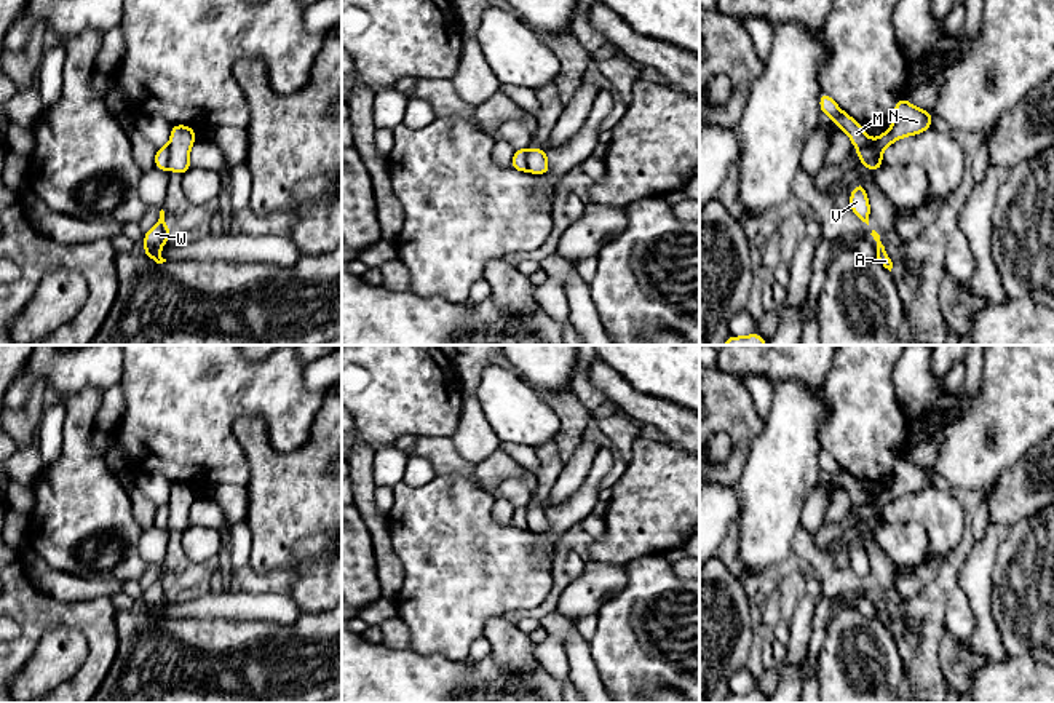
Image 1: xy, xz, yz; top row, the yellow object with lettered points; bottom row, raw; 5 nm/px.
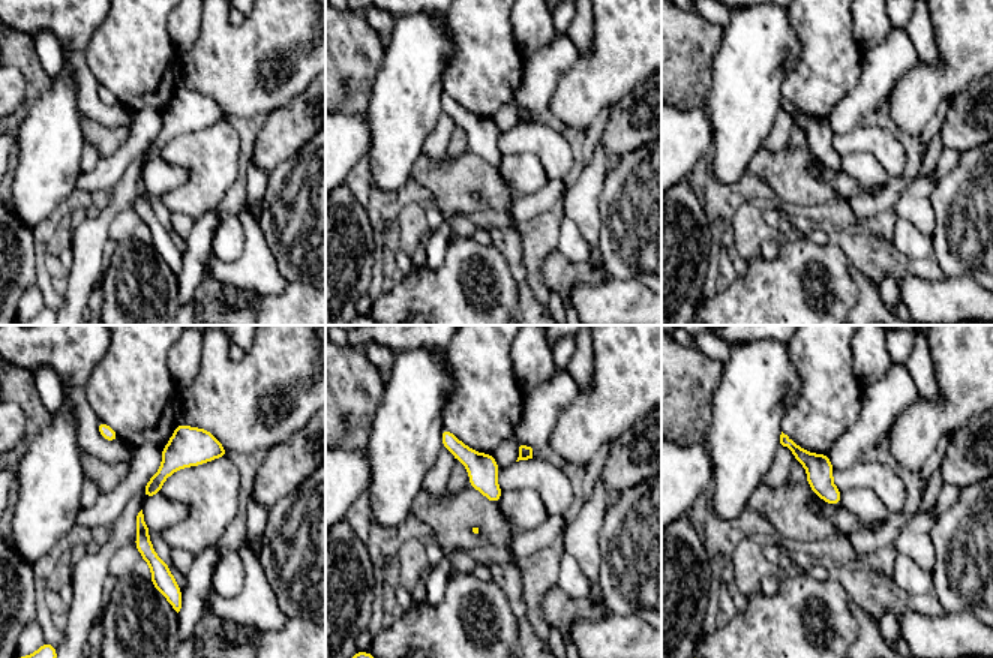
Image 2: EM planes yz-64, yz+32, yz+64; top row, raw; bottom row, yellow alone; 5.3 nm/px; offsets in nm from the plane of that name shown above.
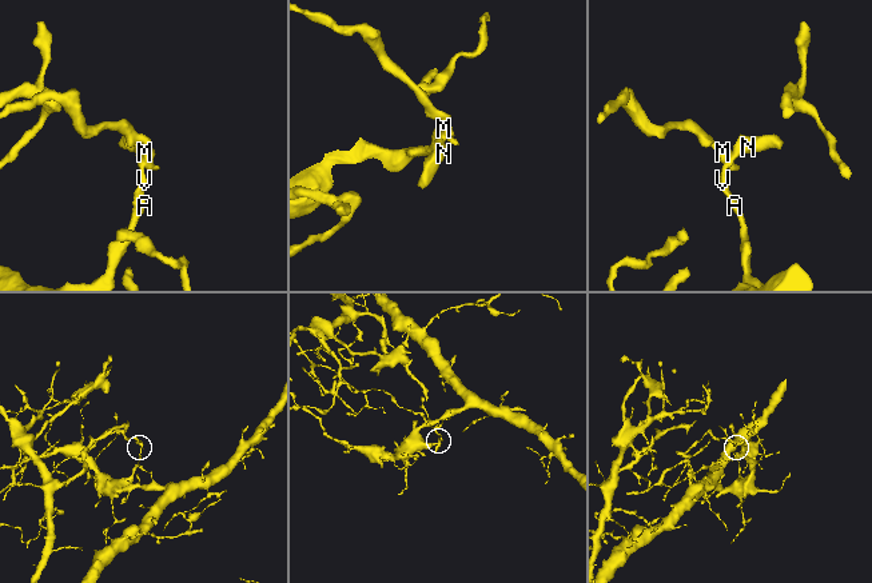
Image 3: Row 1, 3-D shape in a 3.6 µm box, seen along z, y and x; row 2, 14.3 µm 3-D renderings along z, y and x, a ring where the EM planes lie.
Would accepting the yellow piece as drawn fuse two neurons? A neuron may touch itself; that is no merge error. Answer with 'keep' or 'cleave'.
cleave

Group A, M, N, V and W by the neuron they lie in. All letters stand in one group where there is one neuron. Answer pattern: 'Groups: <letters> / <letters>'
Groups: A N V W / M

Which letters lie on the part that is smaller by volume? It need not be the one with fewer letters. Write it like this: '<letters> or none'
M

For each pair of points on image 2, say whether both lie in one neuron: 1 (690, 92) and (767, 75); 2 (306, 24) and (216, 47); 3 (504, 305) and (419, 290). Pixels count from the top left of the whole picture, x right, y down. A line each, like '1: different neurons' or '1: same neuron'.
1: different neurons
2: same neuron
3: same neuron

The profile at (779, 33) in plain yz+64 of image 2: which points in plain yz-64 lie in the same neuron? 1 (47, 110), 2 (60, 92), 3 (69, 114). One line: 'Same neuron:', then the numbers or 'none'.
Same neuron: 1, 2, 3

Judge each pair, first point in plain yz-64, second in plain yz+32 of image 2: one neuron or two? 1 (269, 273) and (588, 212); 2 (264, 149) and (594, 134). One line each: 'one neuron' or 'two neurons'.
1: one neuron
2: two neurons

